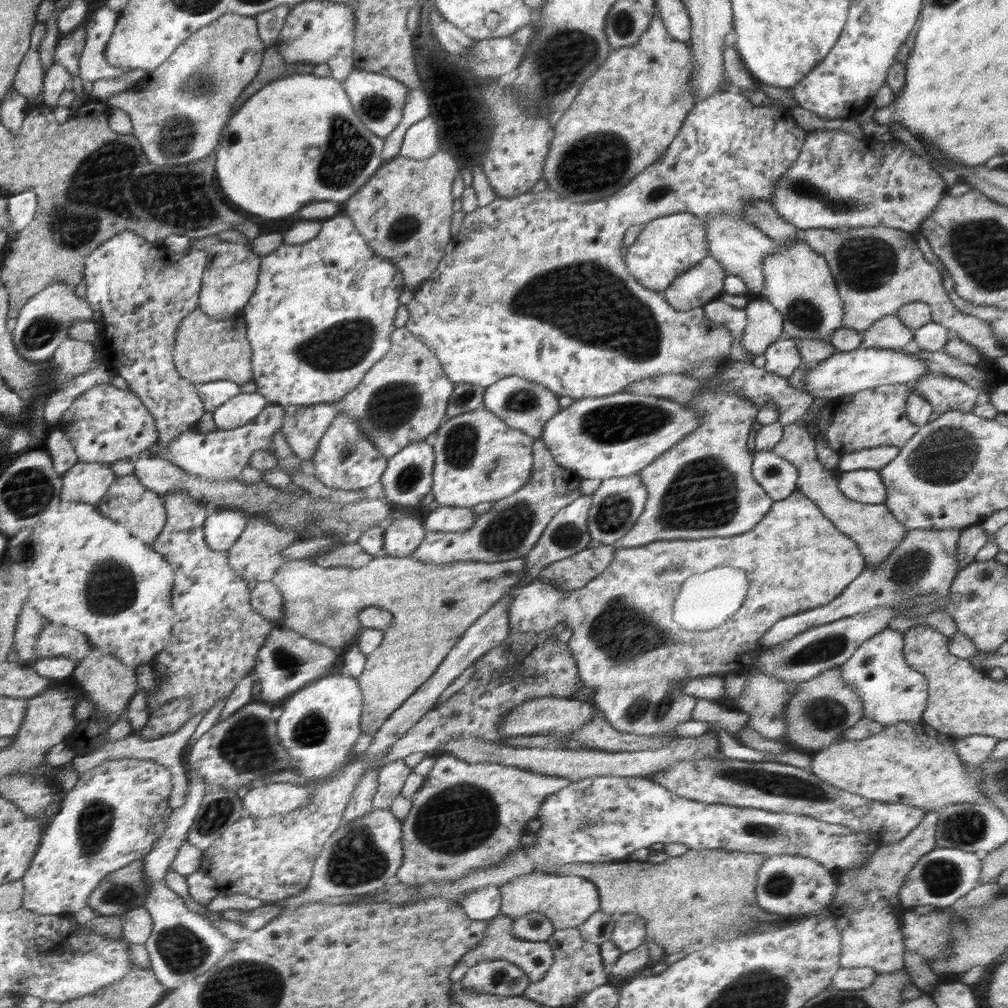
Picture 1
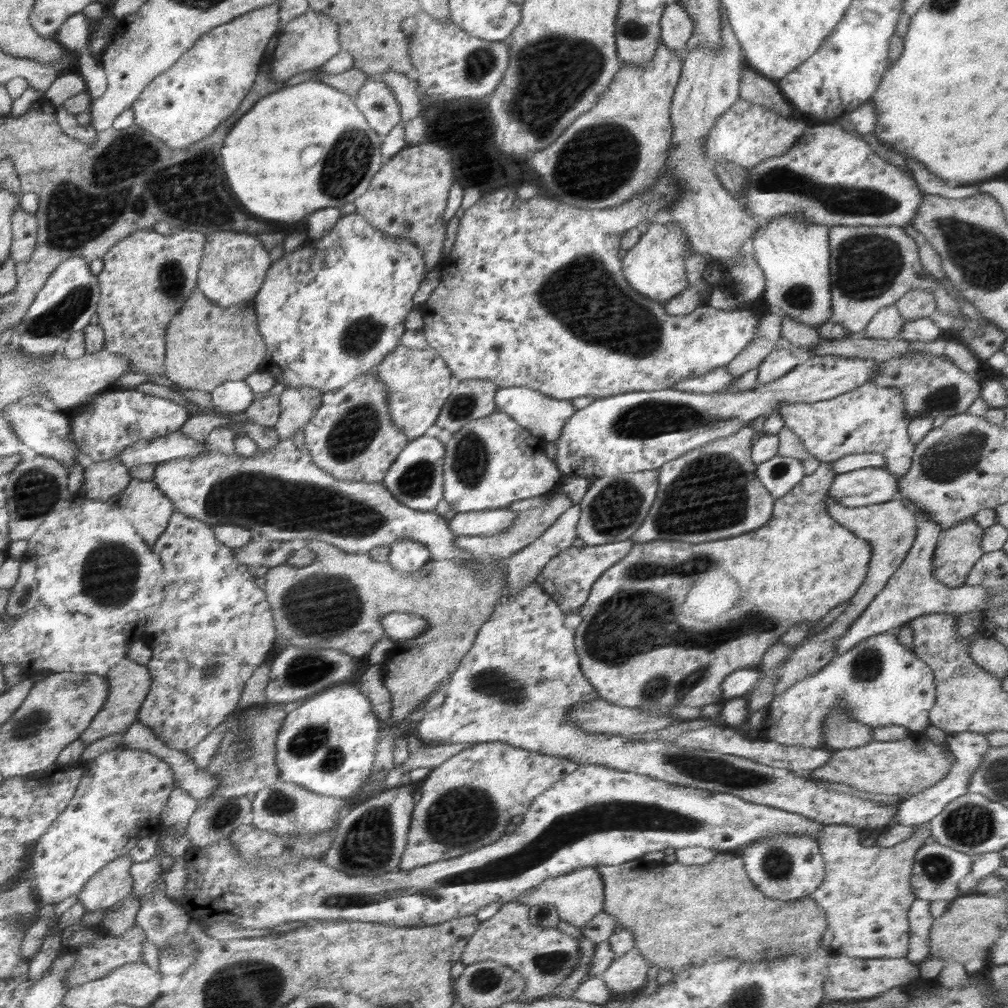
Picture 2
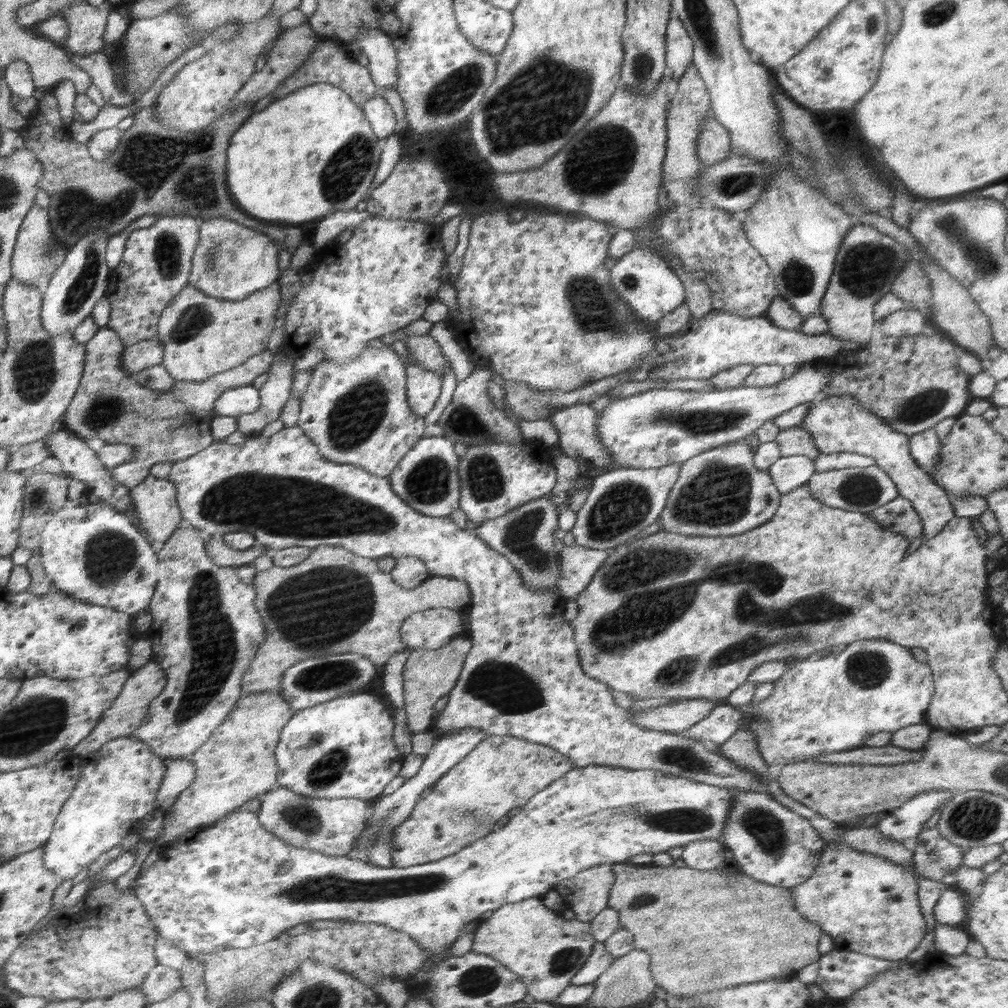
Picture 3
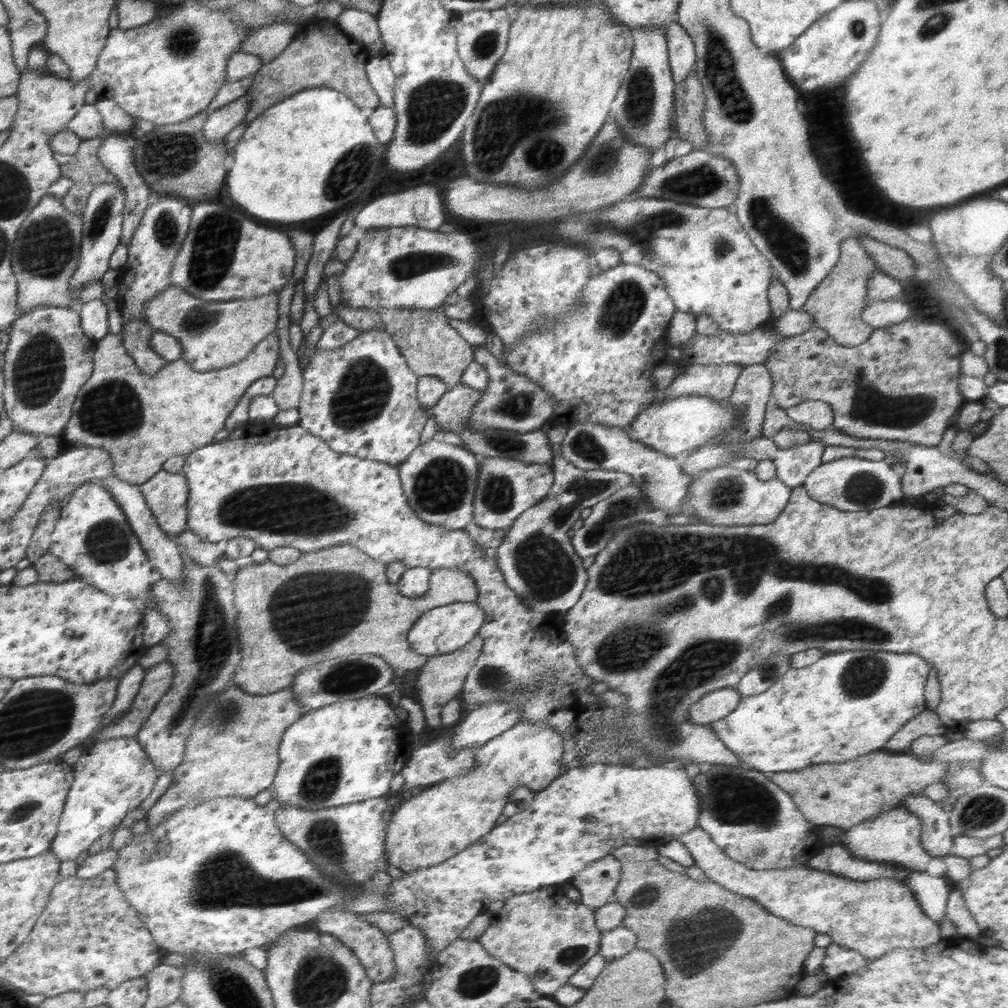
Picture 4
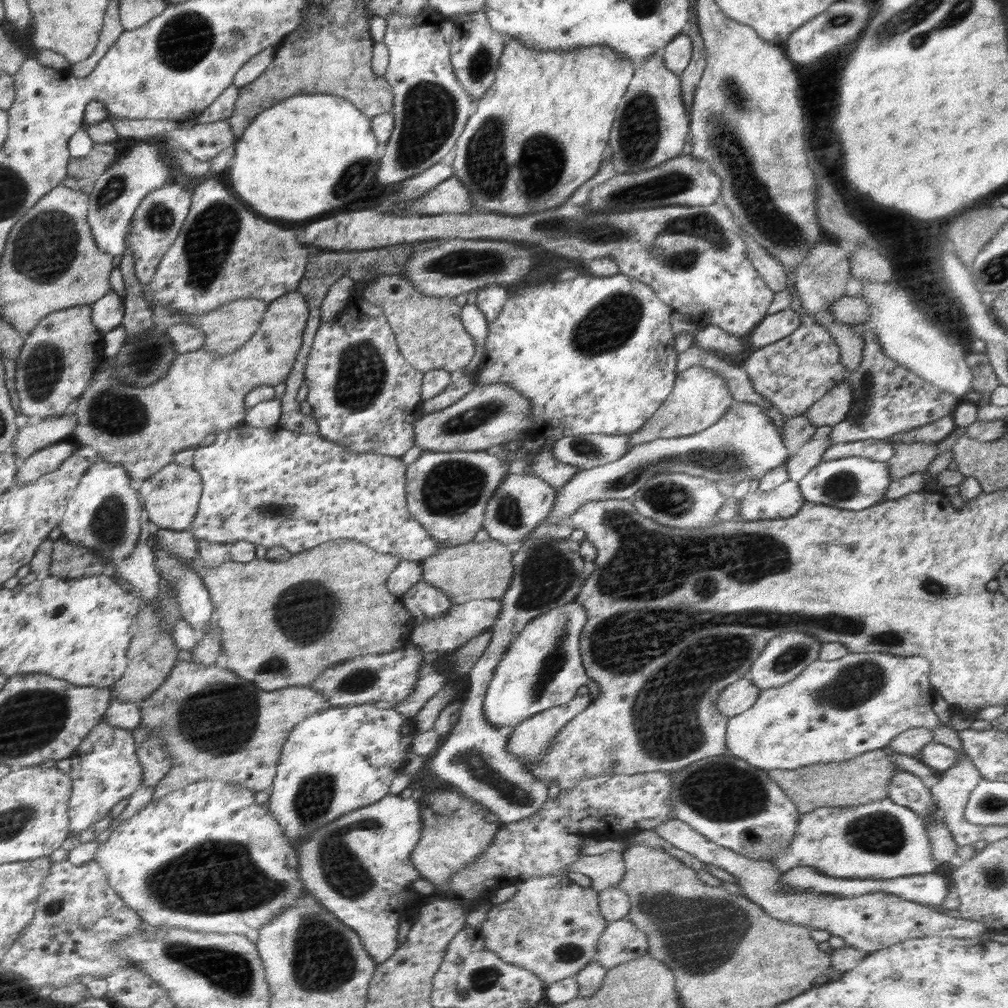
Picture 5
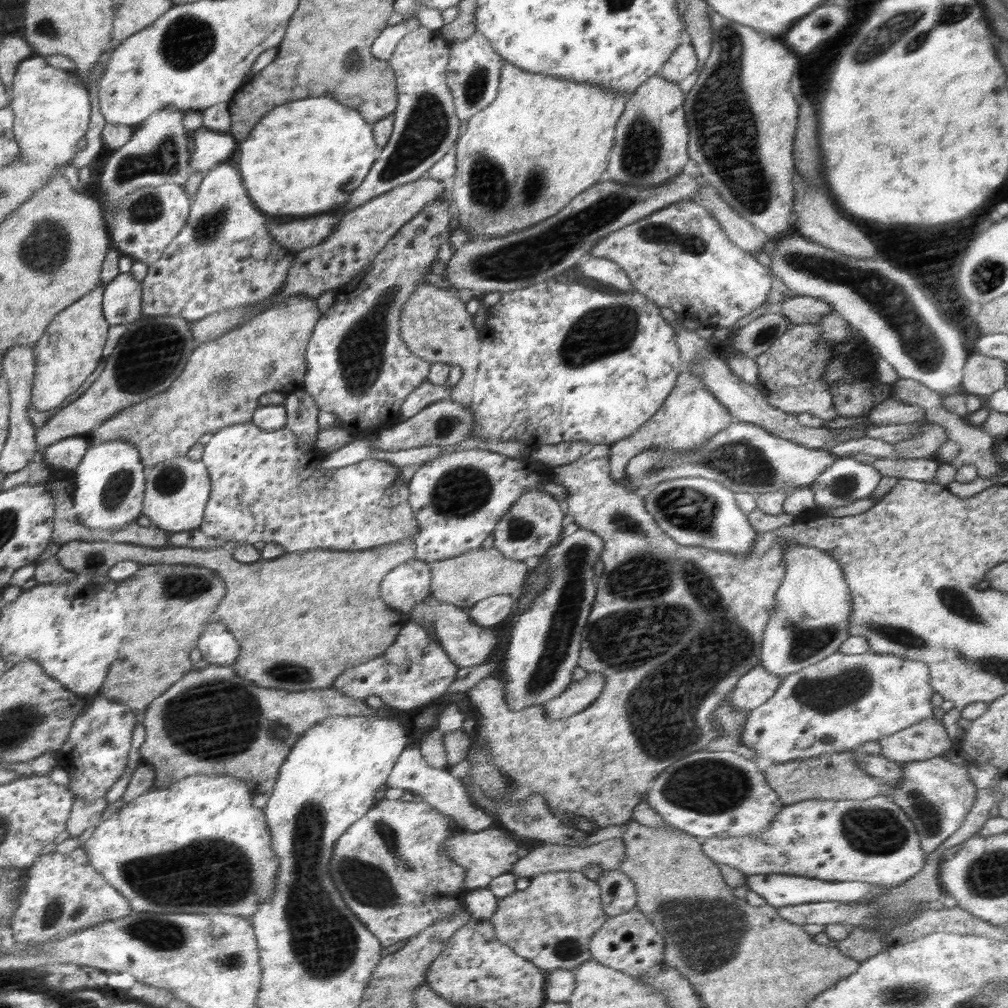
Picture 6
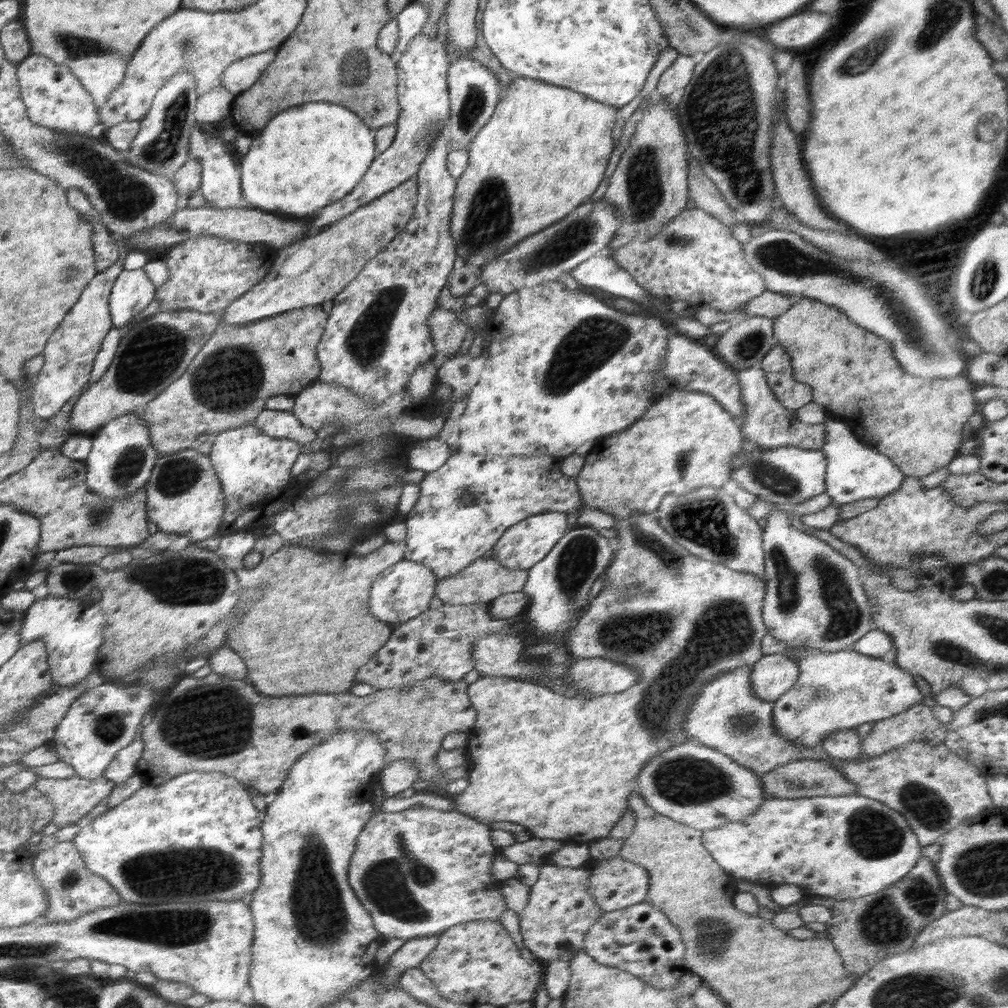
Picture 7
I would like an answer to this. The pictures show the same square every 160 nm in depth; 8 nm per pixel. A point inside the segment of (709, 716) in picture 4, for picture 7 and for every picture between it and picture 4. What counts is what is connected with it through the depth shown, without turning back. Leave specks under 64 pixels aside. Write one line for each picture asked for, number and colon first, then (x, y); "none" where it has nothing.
5: (740, 695)
6: (757, 686)
7: (771, 676)

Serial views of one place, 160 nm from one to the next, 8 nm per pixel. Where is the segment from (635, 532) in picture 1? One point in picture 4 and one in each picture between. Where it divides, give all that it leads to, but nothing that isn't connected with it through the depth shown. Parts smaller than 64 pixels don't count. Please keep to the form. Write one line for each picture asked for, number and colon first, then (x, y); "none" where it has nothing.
2: (712, 493)
3: (720, 492)
4: (724, 495)

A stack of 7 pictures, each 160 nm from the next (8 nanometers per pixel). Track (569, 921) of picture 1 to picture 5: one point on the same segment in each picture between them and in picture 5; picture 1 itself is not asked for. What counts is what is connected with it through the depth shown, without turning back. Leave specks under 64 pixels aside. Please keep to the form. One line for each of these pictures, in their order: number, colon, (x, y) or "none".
2: (578, 896)
3: (587, 894)
4: (597, 884)
5: (605, 870)

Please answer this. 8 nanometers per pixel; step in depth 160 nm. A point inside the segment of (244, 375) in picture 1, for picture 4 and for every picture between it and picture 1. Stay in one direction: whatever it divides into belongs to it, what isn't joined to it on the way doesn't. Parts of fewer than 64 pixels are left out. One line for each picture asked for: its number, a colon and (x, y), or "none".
2: (209, 344)
3: (202, 336)
4: (213, 335)

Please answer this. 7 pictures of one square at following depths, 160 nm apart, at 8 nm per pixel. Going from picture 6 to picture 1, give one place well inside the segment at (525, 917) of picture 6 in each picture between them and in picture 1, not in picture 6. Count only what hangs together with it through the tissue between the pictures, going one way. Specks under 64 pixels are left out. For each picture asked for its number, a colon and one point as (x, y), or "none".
1: (535, 958)
2: (545, 957)
3: (546, 951)
4: (543, 934)
5: (552, 926)

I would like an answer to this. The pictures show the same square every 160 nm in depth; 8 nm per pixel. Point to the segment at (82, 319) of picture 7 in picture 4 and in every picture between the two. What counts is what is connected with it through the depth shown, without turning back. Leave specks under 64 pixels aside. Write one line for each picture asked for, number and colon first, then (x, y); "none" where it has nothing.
4: (49, 357)
5: (59, 355)
6: (65, 355)

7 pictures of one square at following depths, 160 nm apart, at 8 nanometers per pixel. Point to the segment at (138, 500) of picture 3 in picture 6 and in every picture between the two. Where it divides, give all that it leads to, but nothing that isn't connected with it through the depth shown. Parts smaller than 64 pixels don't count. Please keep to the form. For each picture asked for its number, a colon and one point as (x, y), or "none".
4: (167, 494)
5: (170, 499)
6: (177, 491)

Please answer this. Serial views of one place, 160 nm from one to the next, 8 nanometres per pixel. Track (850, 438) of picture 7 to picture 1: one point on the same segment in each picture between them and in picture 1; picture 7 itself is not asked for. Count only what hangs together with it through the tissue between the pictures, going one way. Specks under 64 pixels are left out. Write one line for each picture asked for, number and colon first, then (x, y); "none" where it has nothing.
1: (864, 485)
2: (868, 486)
3: (864, 489)
4: (849, 484)
5: (855, 483)
6: (845, 481)

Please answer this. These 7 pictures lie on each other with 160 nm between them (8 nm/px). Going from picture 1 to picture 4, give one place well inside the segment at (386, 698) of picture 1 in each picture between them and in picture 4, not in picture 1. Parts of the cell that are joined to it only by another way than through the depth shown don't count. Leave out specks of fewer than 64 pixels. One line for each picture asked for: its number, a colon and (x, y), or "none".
2: (337, 602)
3: (305, 617)
4: (338, 602)

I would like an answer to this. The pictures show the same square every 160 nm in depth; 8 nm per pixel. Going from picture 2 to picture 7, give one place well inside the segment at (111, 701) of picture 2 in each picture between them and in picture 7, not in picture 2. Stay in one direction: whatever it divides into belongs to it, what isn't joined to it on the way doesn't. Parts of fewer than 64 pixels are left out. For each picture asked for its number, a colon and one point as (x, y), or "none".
3: (127, 712)
4: (156, 682)
5: (198, 709)
6: (210, 712)
7: (215, 723)

